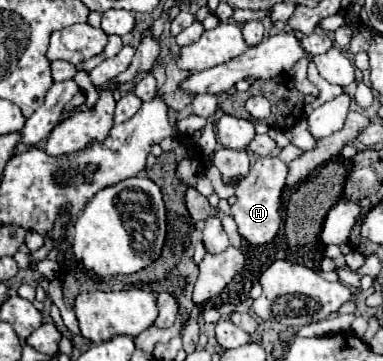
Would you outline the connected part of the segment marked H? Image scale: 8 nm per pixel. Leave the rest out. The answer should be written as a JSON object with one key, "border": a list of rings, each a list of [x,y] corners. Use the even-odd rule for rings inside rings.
{"border":[[[265,156],[265,158],[257,158],[245,180],[237,186],[235,190],[237,202],[231,206],[231,216],[237,222],[239,234],[245,242],[253,246],[267,244],[279,232],[281,226],[279,206],[281,206],[281,192],[285,186],[285,178],[287,178],[287,164],[283,164],[275,156]]]}

